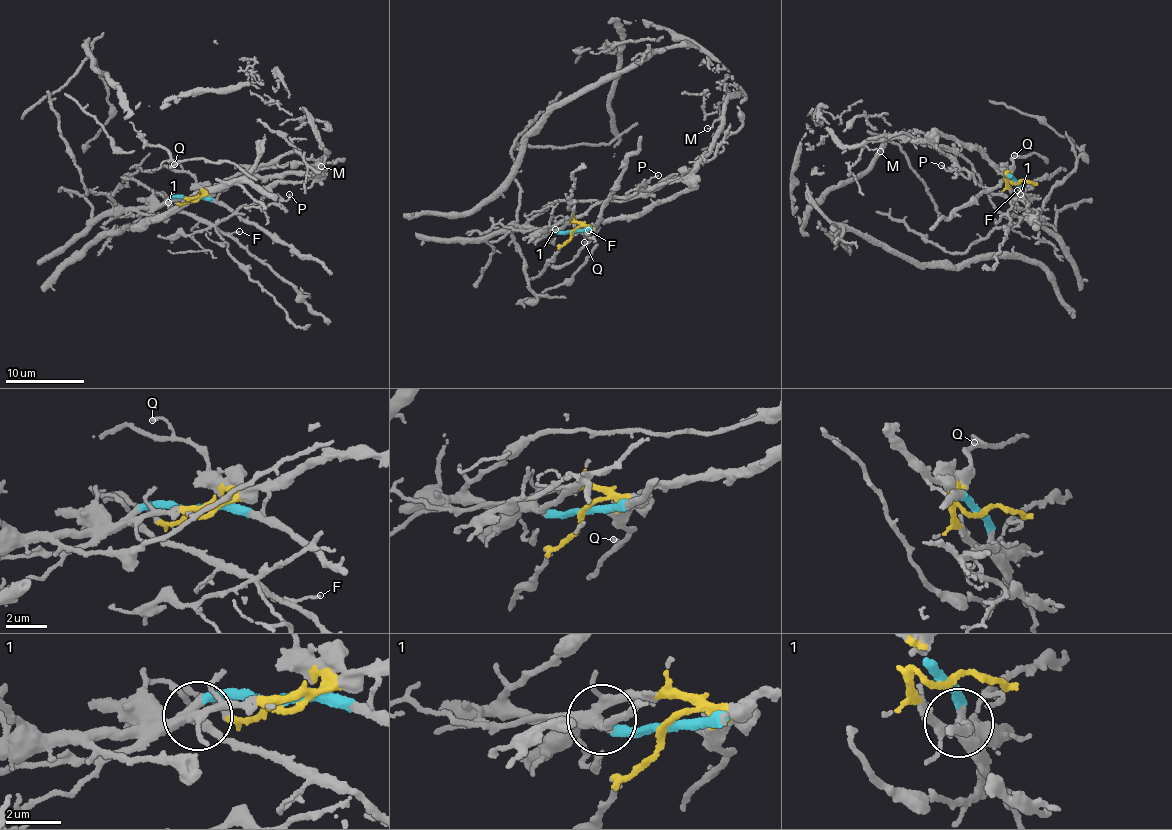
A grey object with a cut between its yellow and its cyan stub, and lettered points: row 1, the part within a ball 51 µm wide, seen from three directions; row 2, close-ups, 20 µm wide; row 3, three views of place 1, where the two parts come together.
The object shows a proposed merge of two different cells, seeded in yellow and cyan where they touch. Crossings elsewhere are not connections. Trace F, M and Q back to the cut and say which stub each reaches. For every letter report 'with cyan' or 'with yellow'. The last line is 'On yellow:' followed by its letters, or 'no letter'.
F: with cyan
M: with yellow
Q: with yellow
On yellow: M, Q

